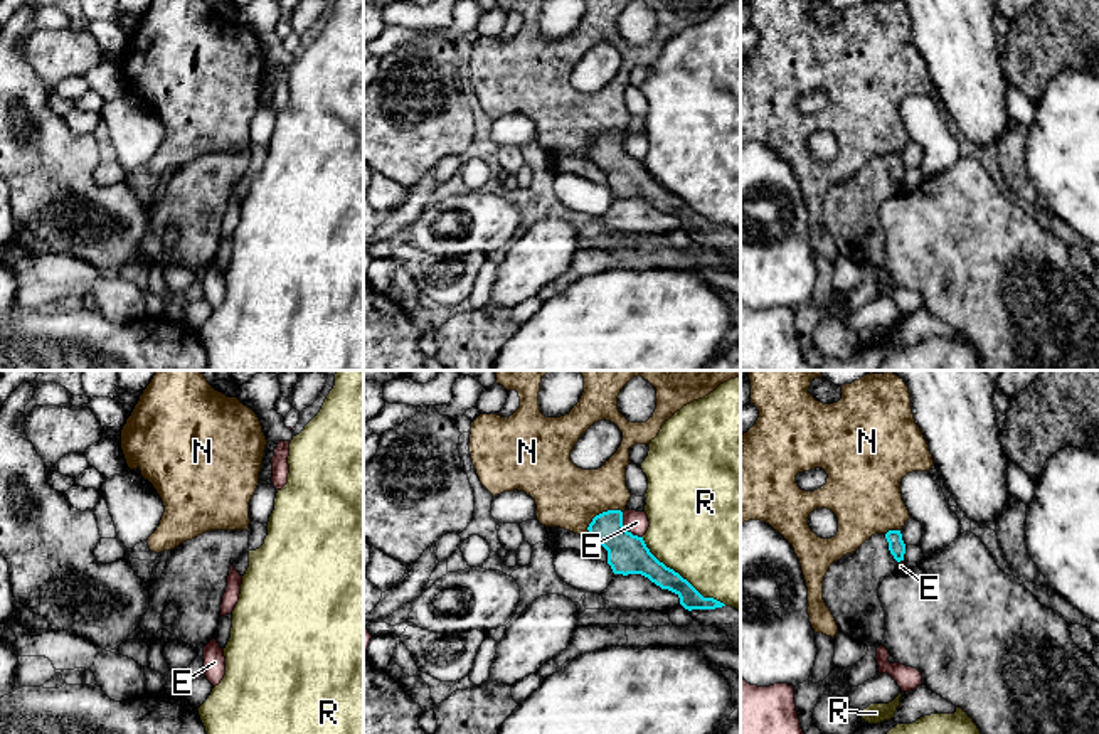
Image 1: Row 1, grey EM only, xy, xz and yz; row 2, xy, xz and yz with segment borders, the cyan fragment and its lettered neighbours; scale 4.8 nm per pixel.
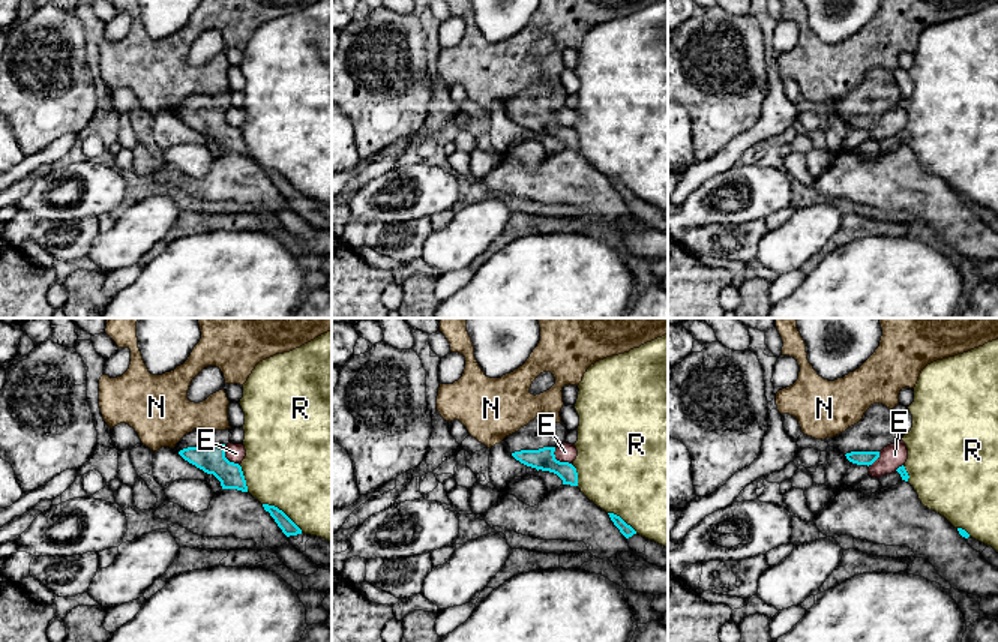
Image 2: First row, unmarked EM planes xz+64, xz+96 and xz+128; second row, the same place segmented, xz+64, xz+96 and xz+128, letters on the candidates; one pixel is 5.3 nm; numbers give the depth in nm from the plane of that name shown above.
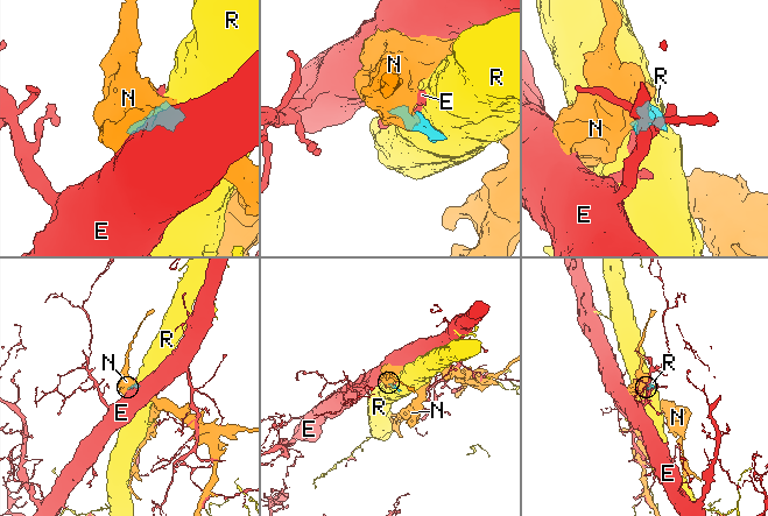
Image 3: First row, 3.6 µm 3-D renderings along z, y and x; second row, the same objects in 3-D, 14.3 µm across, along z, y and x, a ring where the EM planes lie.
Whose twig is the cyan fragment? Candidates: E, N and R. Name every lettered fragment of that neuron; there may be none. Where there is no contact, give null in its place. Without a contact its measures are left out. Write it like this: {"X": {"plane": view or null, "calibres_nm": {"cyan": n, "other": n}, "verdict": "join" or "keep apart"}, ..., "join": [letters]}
{"E": {"plane": "xz", "calibres_nm": {"cyan": 190, "other": 110}, "verdict": "keep apart"}, "N": {"plane": "xz", "calibres_nm": {"cyan": 190, "other": 300}, "verdict": "keep apart"}, "R": {"plane": "xz", "calibres_nm": {"cyan": 160, "other": 500}, "verdict": "keep apart"}, "join": []}

